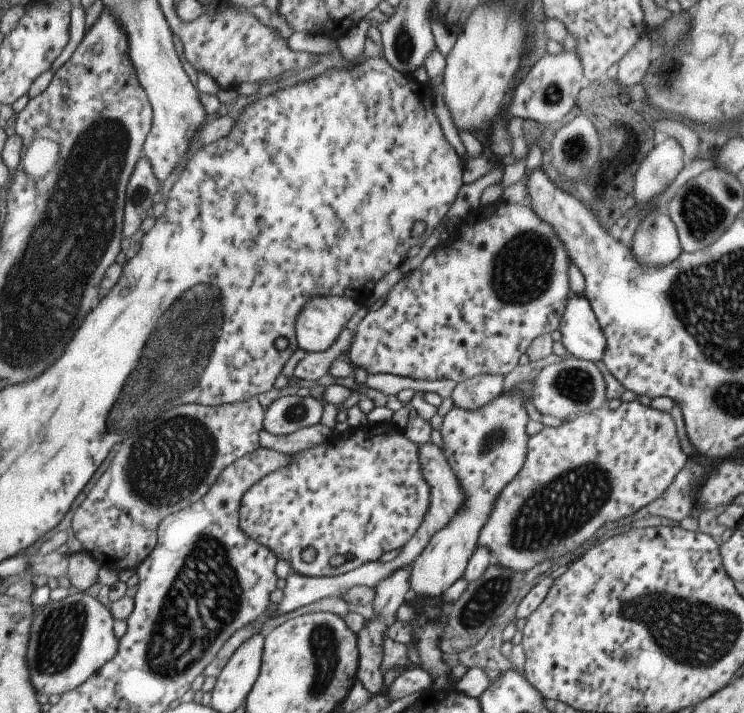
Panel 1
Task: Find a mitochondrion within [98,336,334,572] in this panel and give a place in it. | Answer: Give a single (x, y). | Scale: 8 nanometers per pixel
(170, 461)

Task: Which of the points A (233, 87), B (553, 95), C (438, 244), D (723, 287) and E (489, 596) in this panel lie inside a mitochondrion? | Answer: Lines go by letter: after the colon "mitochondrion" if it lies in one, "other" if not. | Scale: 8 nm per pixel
A: other
B: mitochondrion
C: other
D: mitochondrion
E: mitochondrion

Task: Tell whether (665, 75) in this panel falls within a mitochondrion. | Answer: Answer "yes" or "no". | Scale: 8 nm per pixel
yes

